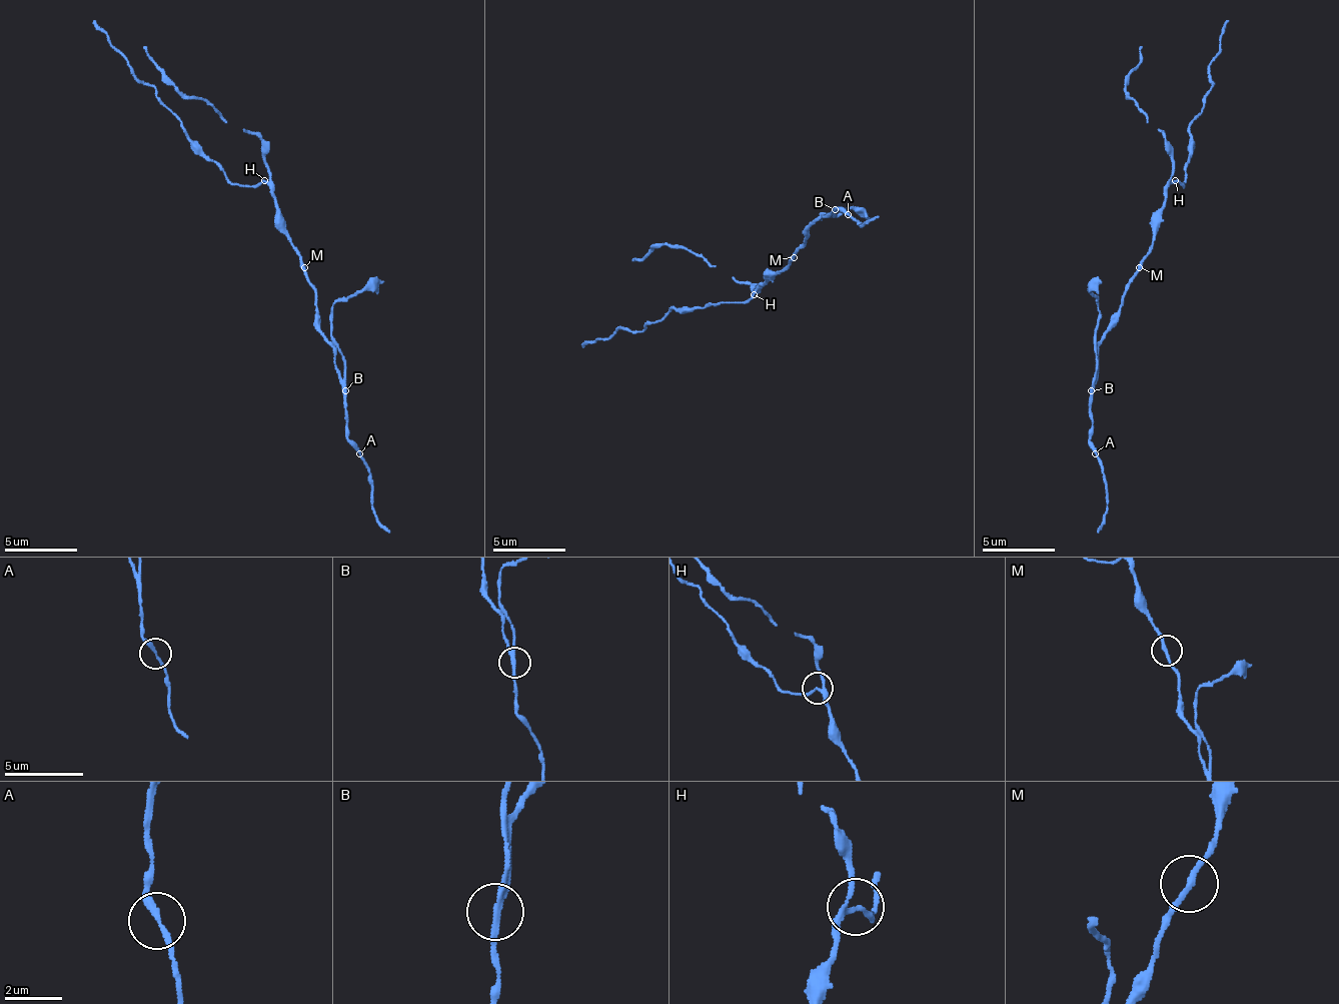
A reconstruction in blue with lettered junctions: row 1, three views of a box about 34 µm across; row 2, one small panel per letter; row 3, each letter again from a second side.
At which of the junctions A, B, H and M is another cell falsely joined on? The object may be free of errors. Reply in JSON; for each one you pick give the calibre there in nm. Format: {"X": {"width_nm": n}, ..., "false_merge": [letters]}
{"B": {"width_nm": 200}, "false_merge": ["B"]}

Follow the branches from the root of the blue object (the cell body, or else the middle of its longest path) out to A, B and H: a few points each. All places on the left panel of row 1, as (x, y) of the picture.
A: (290, 246), (315, 293), (315, 326), (333, 351), (333, 369), (344, 391), (344, 439), (359, 453)
B: (290, 246), (297, 253), (304, 278), (315, 293), (315, 326), (333, 351), (333, 369), (344, 391)
H: (290, 246), (286, 220), (275, 202), (275, 191), (264, 180)

